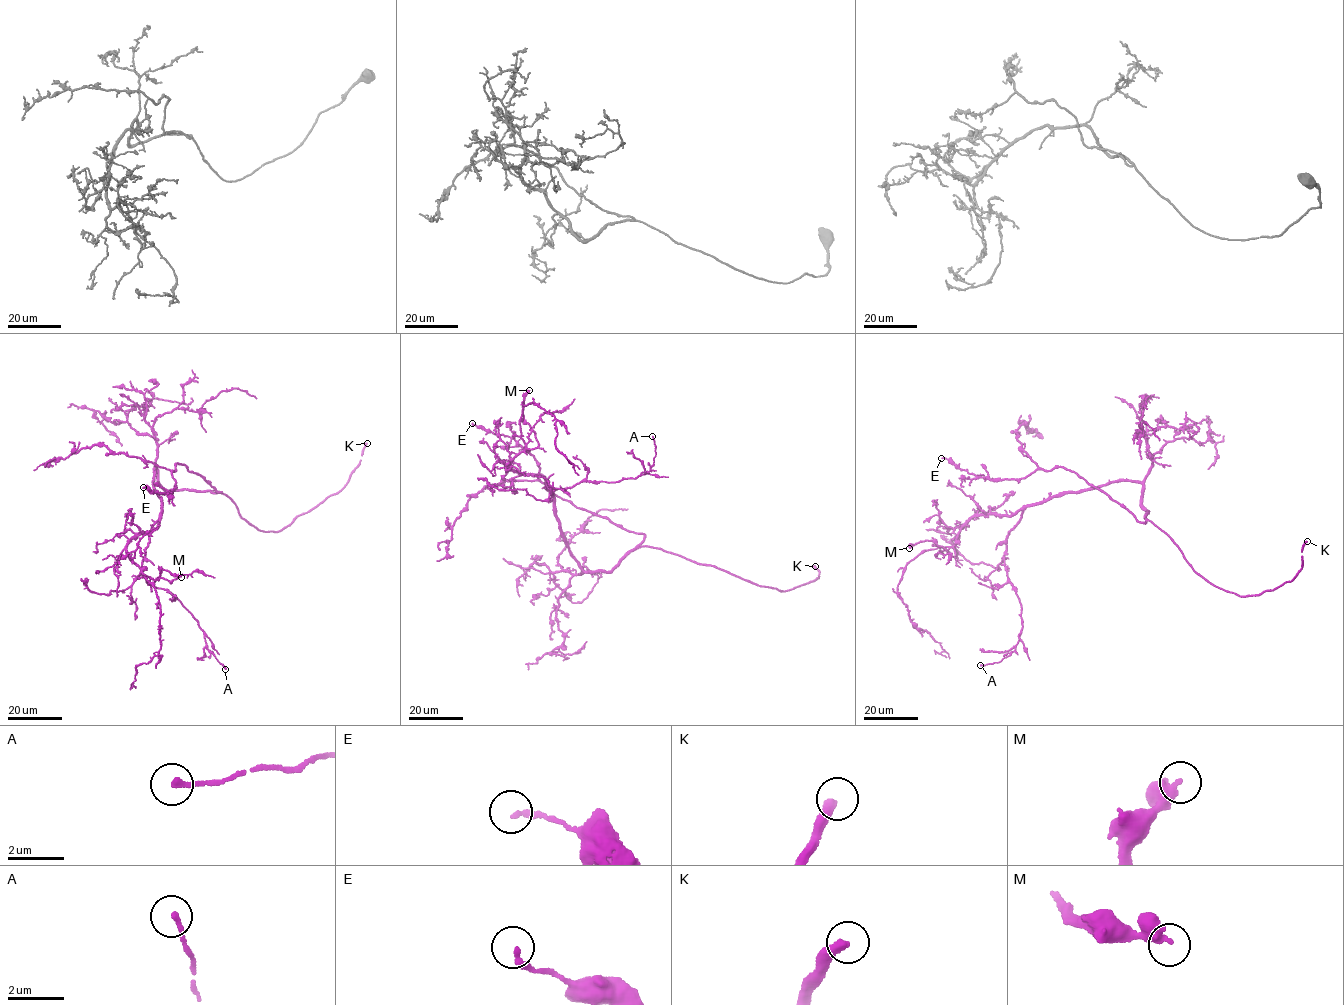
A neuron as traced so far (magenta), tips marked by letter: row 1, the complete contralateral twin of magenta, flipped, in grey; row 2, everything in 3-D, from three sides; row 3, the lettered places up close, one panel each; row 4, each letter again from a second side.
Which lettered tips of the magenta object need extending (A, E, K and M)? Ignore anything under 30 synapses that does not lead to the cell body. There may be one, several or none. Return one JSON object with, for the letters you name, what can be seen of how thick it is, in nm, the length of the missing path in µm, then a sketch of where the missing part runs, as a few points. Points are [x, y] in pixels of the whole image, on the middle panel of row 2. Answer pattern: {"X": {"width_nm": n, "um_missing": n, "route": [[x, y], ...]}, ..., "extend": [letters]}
{"K": {"width_nm": 340, "um_missing": 10}, "extend": ["K"]}

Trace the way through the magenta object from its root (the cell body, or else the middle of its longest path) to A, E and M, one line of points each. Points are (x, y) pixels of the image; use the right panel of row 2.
A: (1120, 480), (1024, 509), (1009, 532), (1004, 559), (1021, 607), (1019, 641), (999, 662), (980, 665)
E: (1120, 480), (1142, 484), (1144, 523), (1063, 467), (988, 479), (941, 458)
M: (1120, 480), (1029, 504), (1011, 515), (977, 514), (958, 532), (955, 557), (931, 540), (909, 548)

